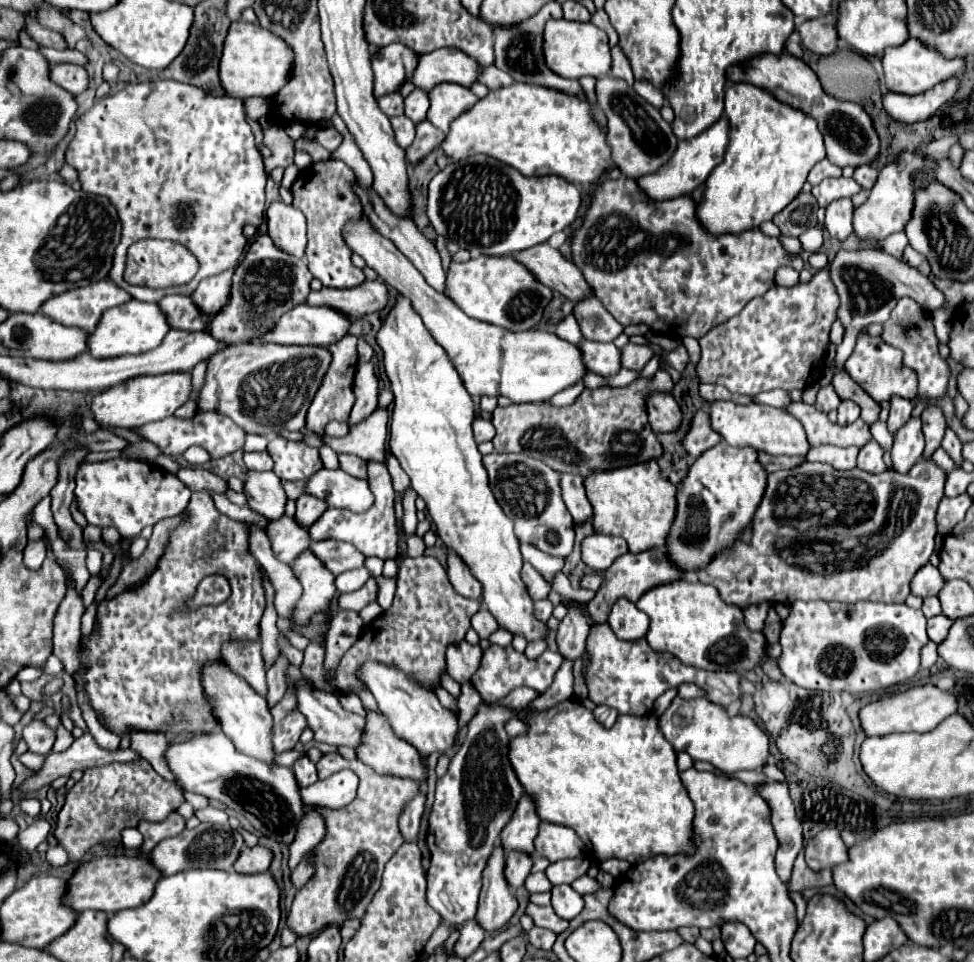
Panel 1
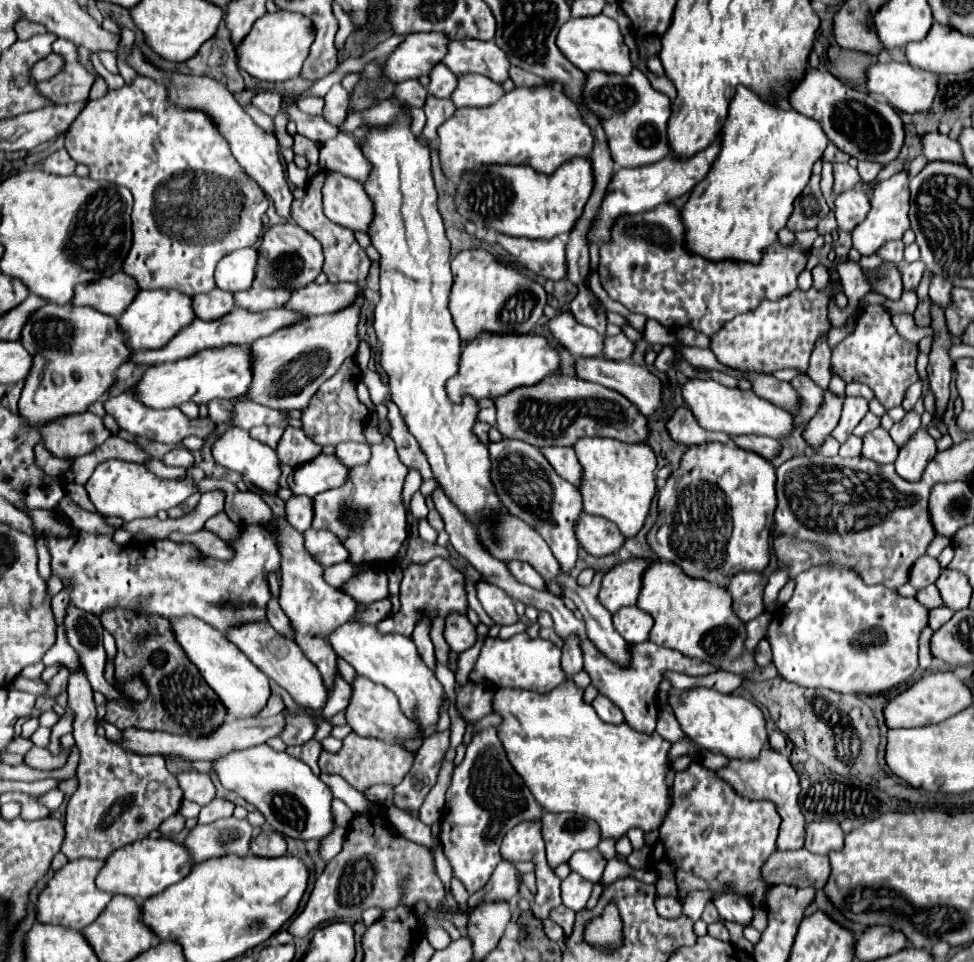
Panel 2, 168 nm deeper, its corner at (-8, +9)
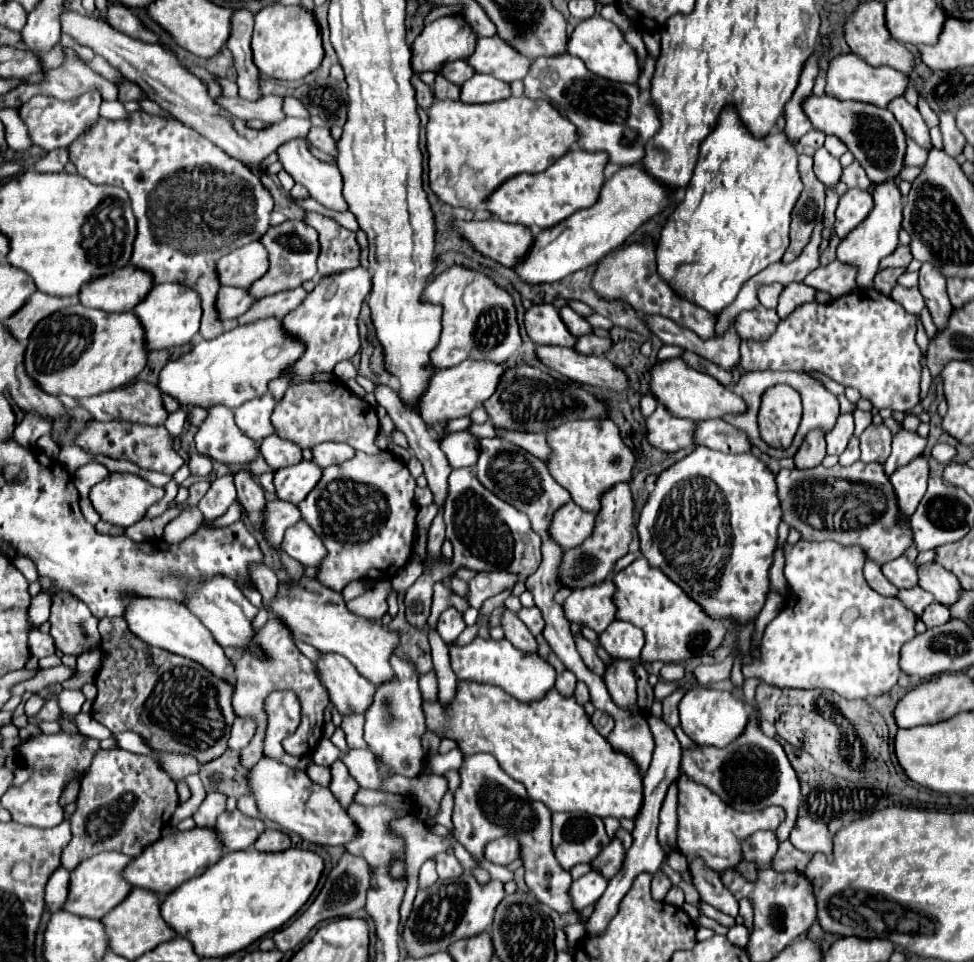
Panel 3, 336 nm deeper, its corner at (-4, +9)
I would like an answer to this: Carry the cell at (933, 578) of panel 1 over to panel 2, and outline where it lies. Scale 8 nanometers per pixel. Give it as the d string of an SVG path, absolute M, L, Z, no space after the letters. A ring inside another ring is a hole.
M920 556L914 562L912 570L910 570L910 584L916 590L922 590L928 584L934 584L938 580L940 572L942 572L942 568L940 568L940 564L938 564L936 558L932 558L932 556Z

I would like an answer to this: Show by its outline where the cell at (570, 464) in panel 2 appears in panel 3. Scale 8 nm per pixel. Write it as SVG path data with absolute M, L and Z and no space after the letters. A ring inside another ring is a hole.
M496 428L496 432L498 432L498 436L502 440L518 444L520 448L524 448L530 454L534 454L540 460L546 460L550 456L550 448L546 444L546 436L544 434L534 434L534 432L502 432L502 428Z

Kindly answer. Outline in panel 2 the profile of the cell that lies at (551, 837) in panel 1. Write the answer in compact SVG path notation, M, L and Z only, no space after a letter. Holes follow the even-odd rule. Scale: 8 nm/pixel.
M544 812L542 834L546 842L548 864L552 868L568 862L576 850L592 850L600 842L598 824L578 814Z

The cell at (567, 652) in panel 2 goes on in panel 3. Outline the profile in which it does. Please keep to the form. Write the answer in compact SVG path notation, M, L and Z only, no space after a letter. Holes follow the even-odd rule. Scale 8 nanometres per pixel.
M564 670L562 674L558 674L554 688L556 688L562 696L566 696L566 698L574 696L574 688L576 688L576 676L574 676L574 672Z

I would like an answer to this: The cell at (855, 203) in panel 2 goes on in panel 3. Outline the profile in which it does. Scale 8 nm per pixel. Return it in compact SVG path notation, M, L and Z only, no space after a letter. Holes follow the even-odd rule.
M848 190L836 208L836 234L838 238L844 238L848 232L852 232L874 208L872 196L866 190Z

